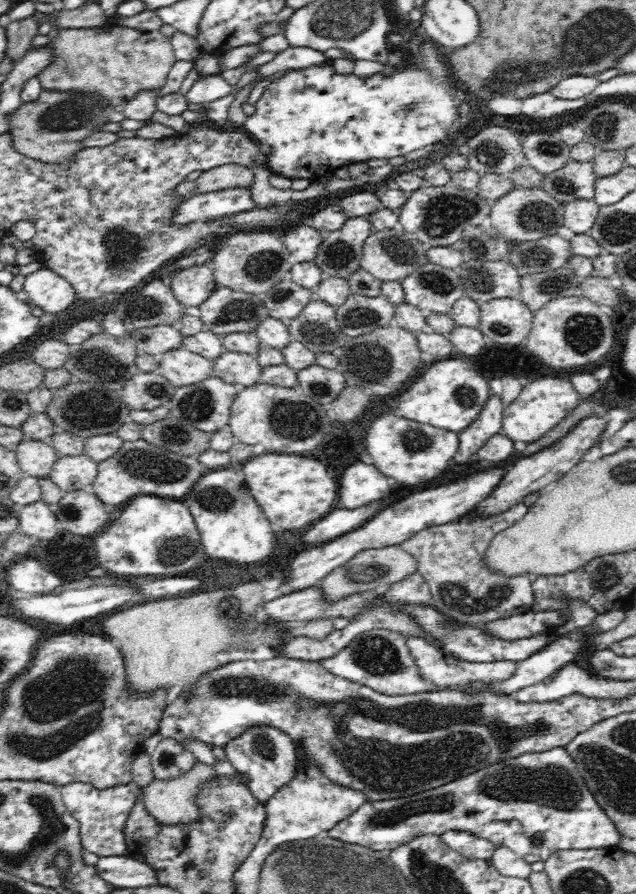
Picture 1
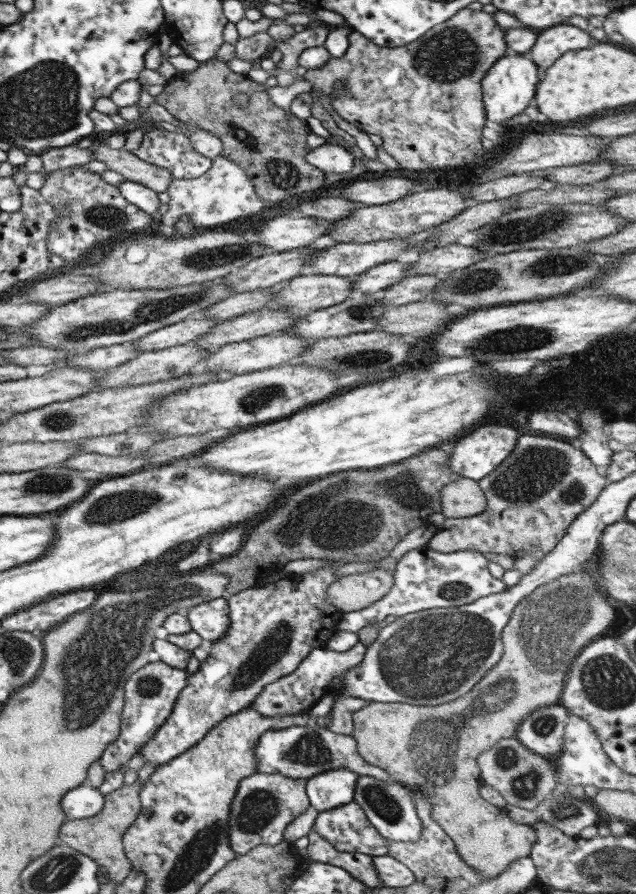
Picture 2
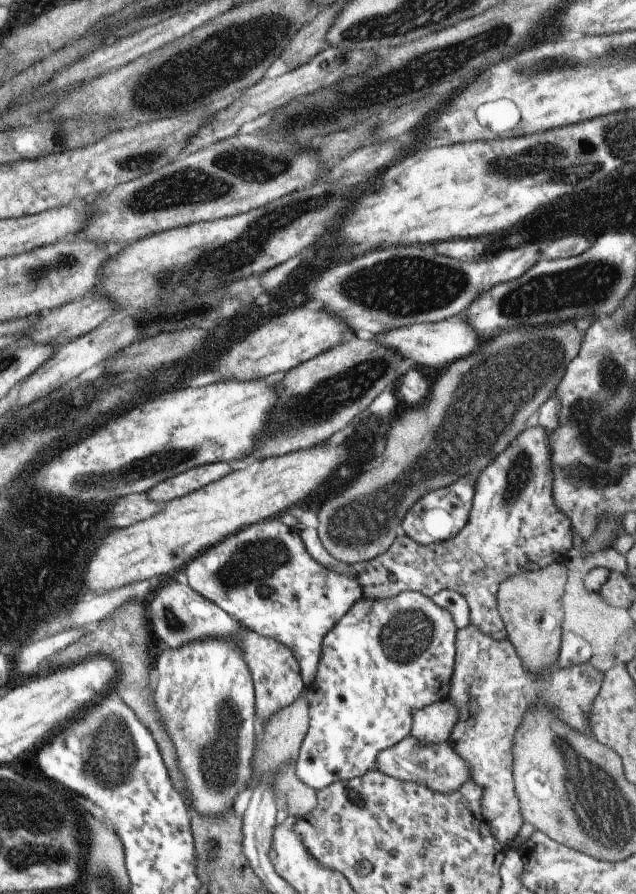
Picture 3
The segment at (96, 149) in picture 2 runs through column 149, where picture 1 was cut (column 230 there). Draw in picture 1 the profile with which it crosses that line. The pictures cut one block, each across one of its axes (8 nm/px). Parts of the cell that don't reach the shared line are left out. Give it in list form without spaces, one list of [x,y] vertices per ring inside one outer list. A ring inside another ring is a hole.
[[[228,163],[202,171],[195,180],[194,189],[183,198],[232,188],[251,188],[254,184],[254,172],[240,163]]]

